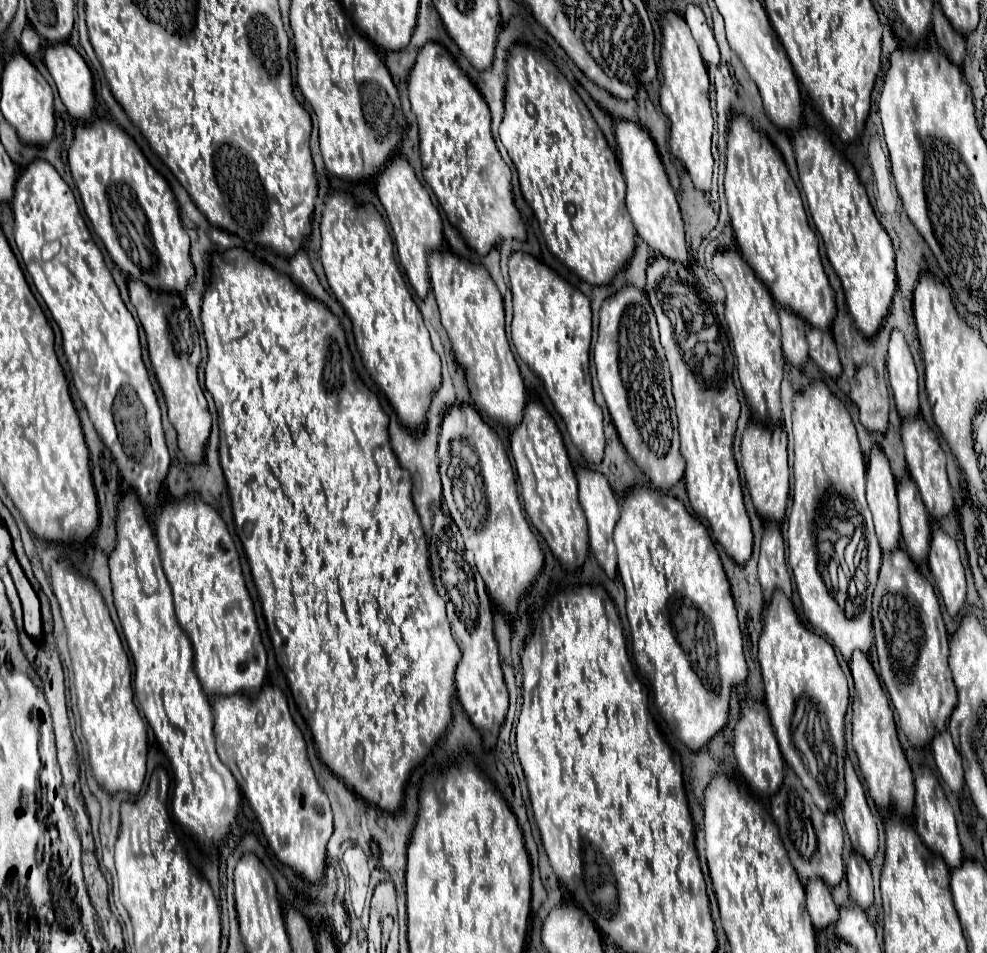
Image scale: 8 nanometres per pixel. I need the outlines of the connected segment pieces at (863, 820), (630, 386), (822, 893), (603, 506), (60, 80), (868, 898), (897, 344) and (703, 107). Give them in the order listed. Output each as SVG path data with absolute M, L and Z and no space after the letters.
M846 757L844 763L846 763L846 799L842 807L844 807L846 831L850 835L852 845L856 845L856 851L862 853L868 861L872 861L872 857L878 851L876 823L868 807L866 791L854 771L850 757Z
M626 285L604 301L600 309L594 363L600 389L624 449L636 465L644 469L652 485L658 489L674 487L684 477L684 457L678 443L680 435L671 373L660 342L656 317L642 289Z
M804 881L806 889L806 909L812 917L816 929L824 929L832 925L838 917L838 907L832 901L828 885L824 881Z
M578 469L576 479L578 479L578 491L580 491L580 505L588 519L590 549L592 549L594 557L598 559L600 567L606 571L606 575L610 579L614 579L616 577L616 549L608 549L608 547L612 545L612 533L614 533L616 521L620 517L620 505L616 501L616 495L614 495L608 479L602 473L590 471L590 469Z
M56 43L46 49L44 63L68 113L74 119L90 119L94 109L94 81L82 55L68 43Z
M852 853L846 863L846 879L850 887L850 899L860 905L862 909L868 909L874 901L874 891L872 891L872 875L870 875L870 865L864 857L858 853Z
M894 329L888 347L888 371L900 417L918 413L918 369L902 331Z
M668 11L662 15L662 83L660 83L660 107L670 119L670 149L686 165L696 189L710 191L712 187L712 113L708 99L708 71L700 57L698 45L686 25L686 21Z

